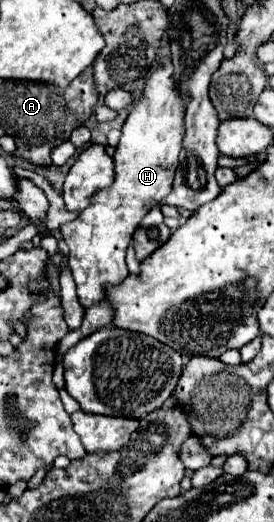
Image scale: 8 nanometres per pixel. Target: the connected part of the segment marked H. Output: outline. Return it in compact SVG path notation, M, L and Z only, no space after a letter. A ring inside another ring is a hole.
M165 61L147 81L143 95L133 103L131 113L121 129L121 139L113 155L115 183L97 191L93 203L77 215L75 221L59 227L69 245L69 267L77 283L77 295L85 309L107 299L107 287L119 285L127 275L125 253L141 219L161 199L169 195L177 157L183 139L185 103L173 87L173 65Z

